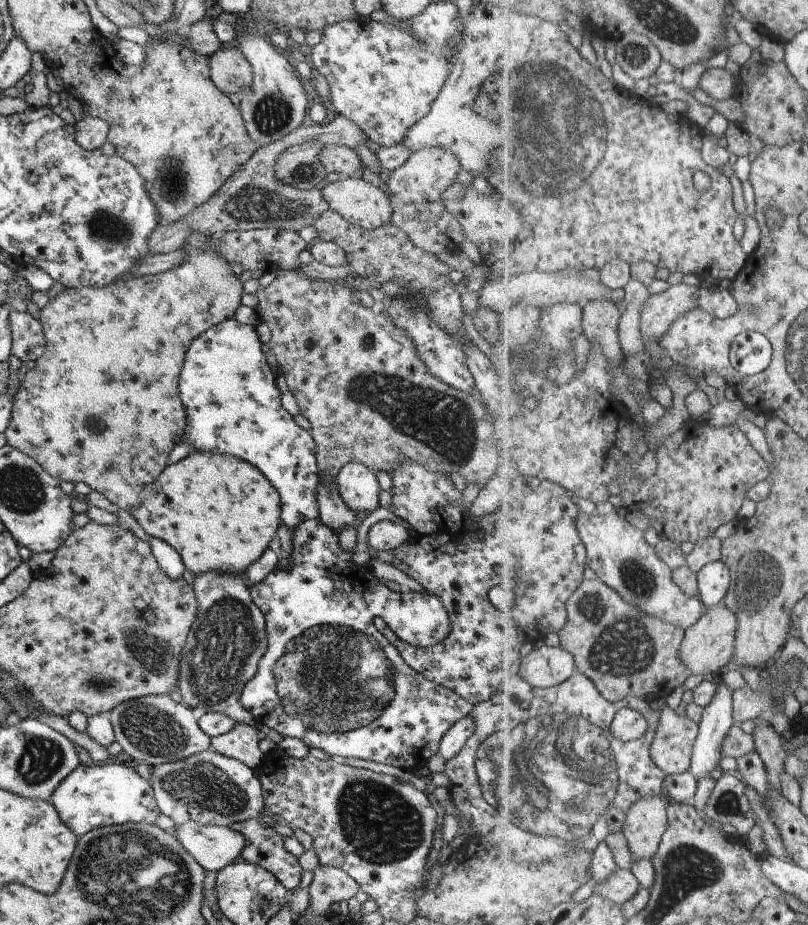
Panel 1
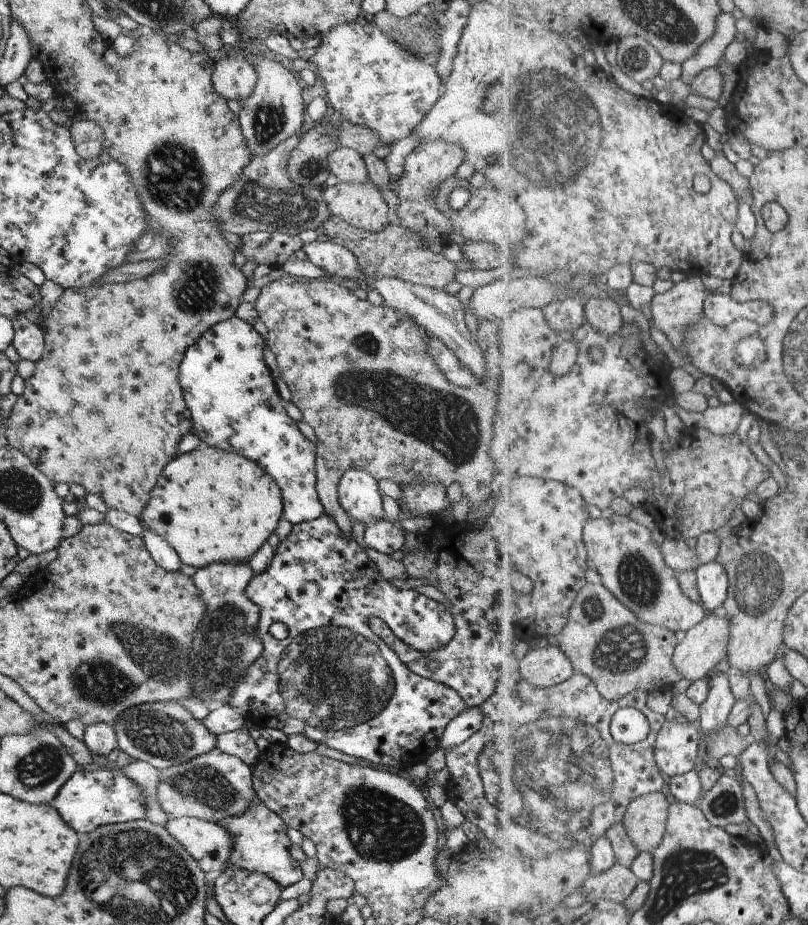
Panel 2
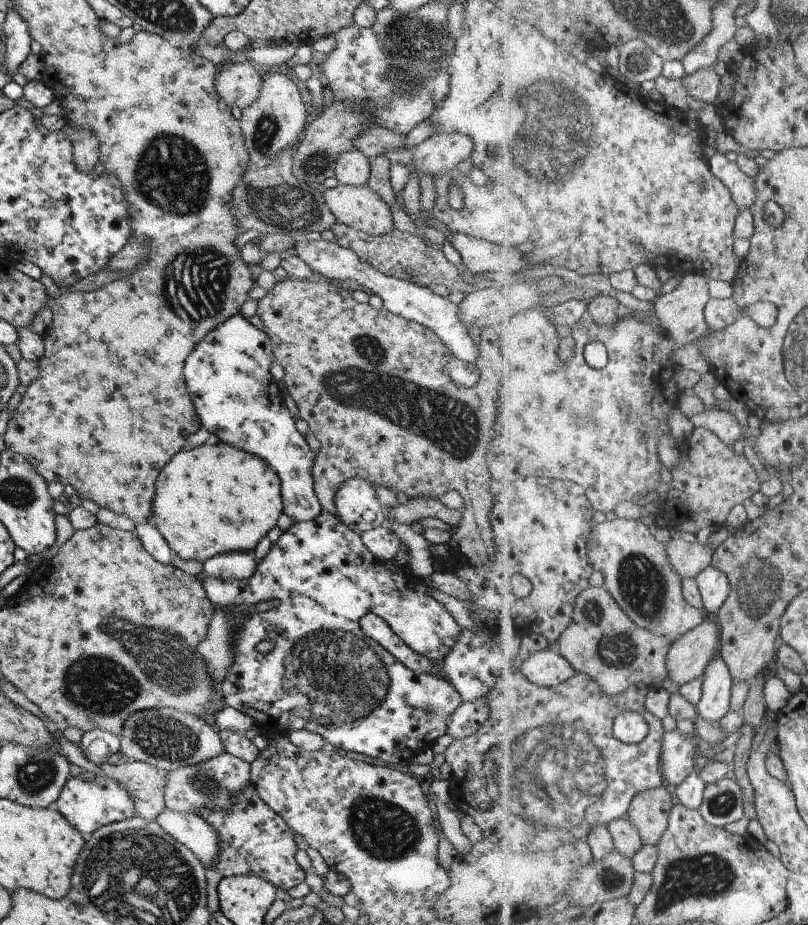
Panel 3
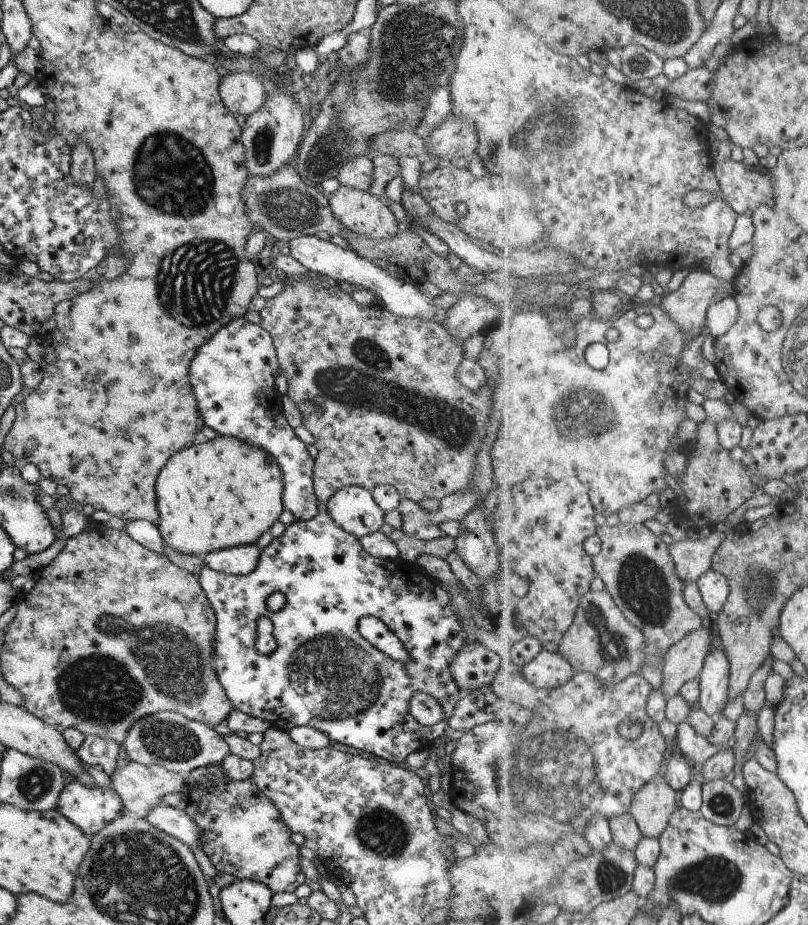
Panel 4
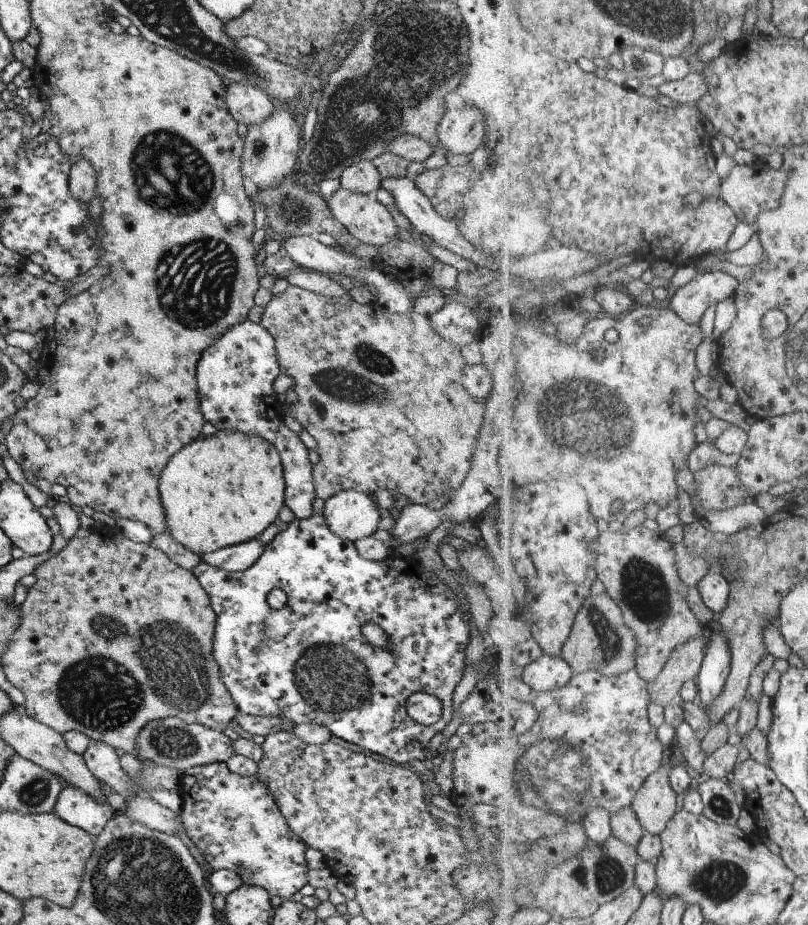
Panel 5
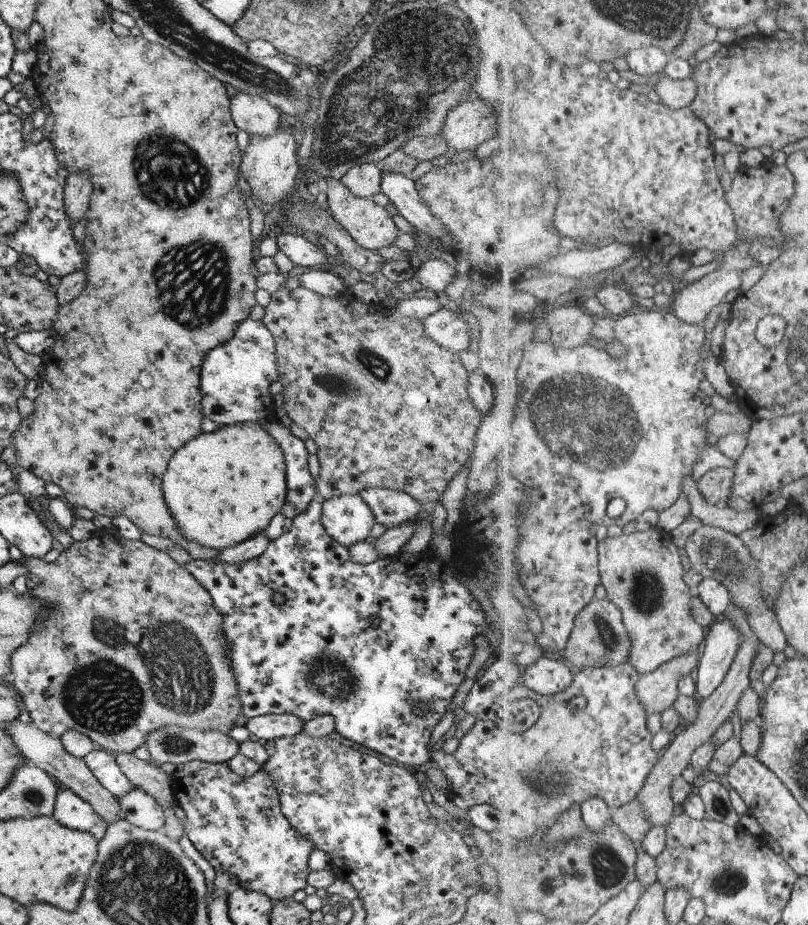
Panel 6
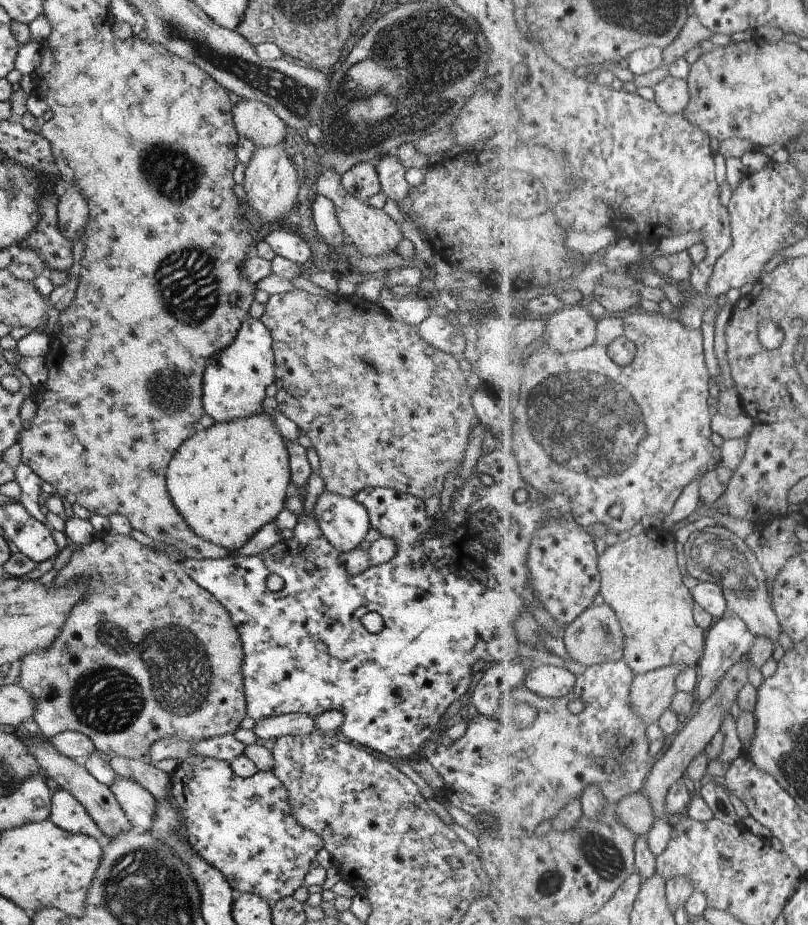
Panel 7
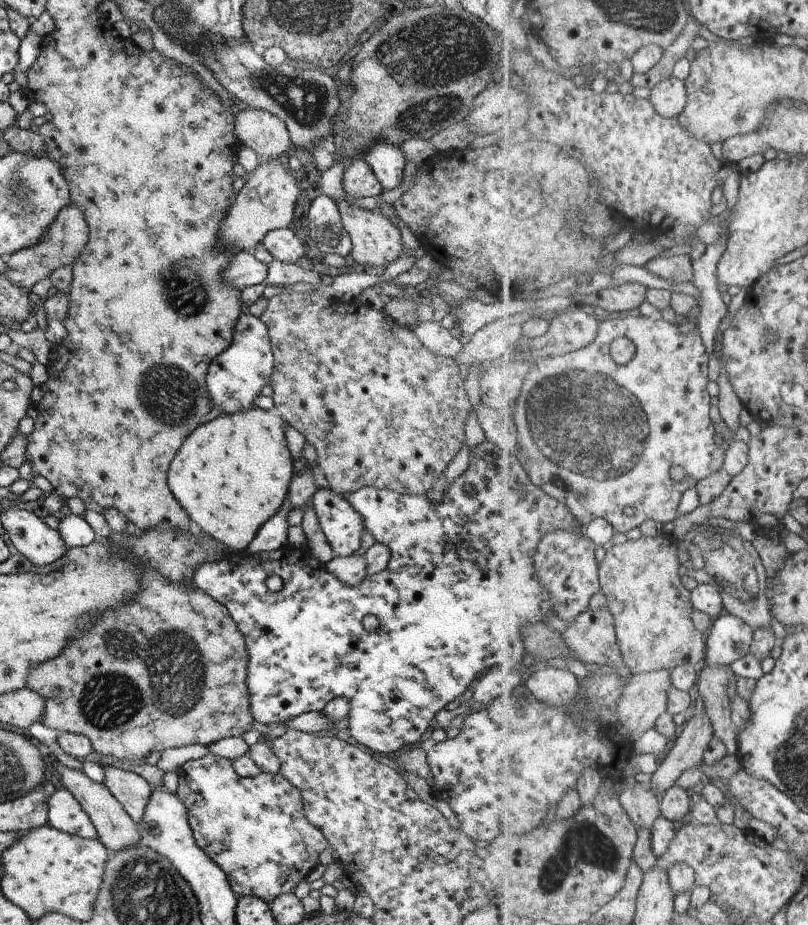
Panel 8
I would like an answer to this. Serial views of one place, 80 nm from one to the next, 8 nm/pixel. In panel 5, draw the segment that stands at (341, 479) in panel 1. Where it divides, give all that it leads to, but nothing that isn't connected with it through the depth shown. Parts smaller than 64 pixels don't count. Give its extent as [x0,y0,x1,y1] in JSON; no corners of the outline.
[322,489,380,543]

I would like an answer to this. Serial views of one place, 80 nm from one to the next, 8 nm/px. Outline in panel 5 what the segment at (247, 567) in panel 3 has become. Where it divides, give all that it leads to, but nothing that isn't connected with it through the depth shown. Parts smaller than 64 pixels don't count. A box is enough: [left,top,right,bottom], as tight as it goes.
[200,538,264,572]

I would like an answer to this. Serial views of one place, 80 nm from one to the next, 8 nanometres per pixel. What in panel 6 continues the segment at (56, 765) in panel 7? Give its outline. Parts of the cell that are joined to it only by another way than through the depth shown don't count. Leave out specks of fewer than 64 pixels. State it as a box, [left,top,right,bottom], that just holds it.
[5,720,123,825]

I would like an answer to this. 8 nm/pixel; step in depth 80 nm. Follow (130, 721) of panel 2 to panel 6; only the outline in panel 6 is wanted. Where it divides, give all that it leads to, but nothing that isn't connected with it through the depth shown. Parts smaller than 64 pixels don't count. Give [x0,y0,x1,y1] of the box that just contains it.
[143,726,238,767]

